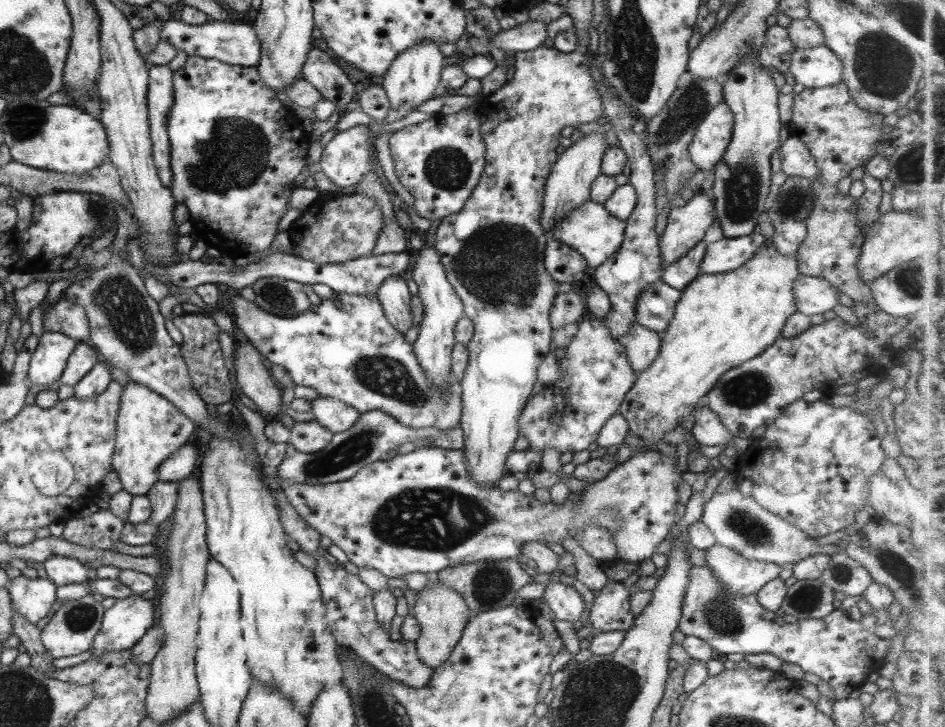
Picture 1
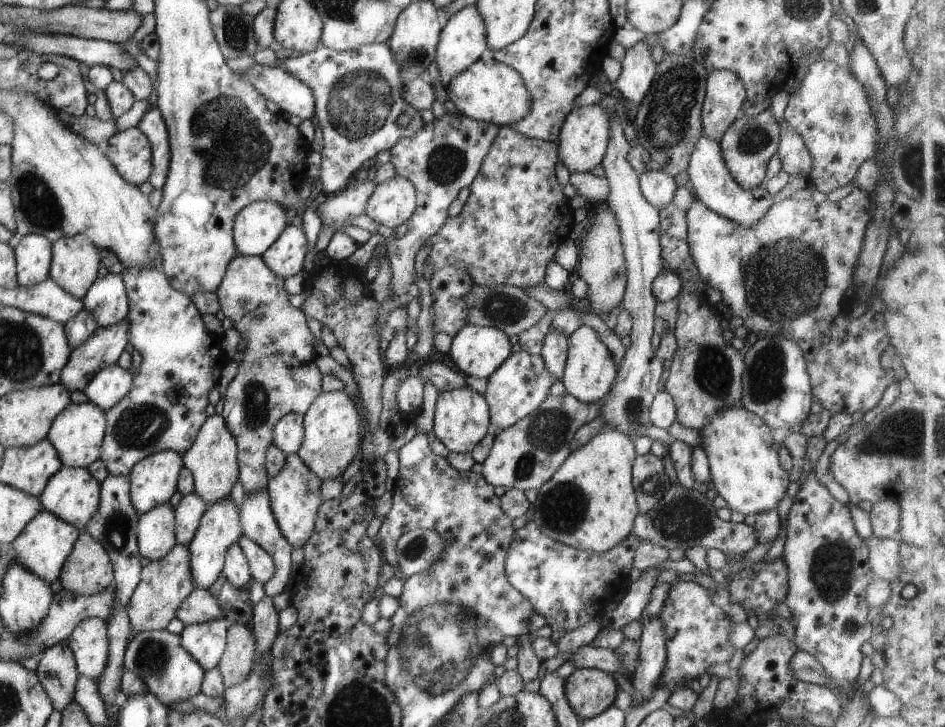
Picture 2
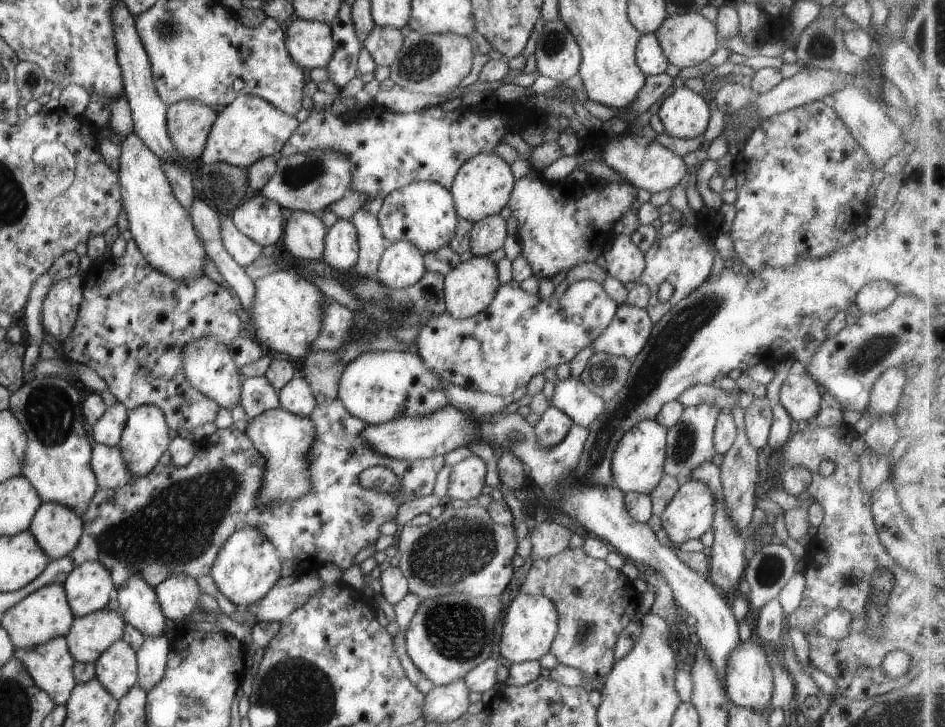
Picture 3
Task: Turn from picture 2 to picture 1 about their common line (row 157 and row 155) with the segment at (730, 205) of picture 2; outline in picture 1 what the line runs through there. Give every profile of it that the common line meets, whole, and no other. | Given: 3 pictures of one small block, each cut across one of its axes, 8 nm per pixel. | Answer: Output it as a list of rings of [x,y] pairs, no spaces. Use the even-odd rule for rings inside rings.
[[[721,101],[700,120],[688,146],[689,158],[704,173],[713,170],[725,152],[733,127],[730,108]]]

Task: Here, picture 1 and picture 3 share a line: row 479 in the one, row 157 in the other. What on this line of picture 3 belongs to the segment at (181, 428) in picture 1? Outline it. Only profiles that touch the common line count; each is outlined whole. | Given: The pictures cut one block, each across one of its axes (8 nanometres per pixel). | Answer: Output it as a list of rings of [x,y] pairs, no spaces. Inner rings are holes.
[[[133,133],[119,144],[121,155],[117,166],[122,209],[127,215],[128,230],[146,262],[159,272],[178,280],[195,279],[202,272],[206,253],[195,236],[192,220],[174,198],[171,186],[162,170],[162,163]]]

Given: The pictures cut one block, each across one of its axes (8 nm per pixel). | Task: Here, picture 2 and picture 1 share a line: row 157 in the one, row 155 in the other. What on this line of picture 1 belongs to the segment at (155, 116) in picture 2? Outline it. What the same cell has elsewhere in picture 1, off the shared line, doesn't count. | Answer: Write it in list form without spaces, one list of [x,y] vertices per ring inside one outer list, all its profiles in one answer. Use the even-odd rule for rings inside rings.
[[[150,65],[147,70],[146,109],[149,139],[151,141],[151,156],[160,183],[166,187],[170,186],[172,176],[170,169],[170,142],[166,132],[168,112],[173,106],[174,99],[172,74],[173,71],[167,65]]]

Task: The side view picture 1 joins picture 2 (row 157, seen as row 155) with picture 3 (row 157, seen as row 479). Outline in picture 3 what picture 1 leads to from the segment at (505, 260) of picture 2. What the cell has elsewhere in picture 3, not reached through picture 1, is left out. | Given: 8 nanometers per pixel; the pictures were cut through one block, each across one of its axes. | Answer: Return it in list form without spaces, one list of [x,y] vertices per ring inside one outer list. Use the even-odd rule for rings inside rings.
[[[480,153],[465,160],[455,174],[449,193],[457,217],[472,224],[484,217],[499,213],[507,205],[514,184],[509,164],[494,153]]]

